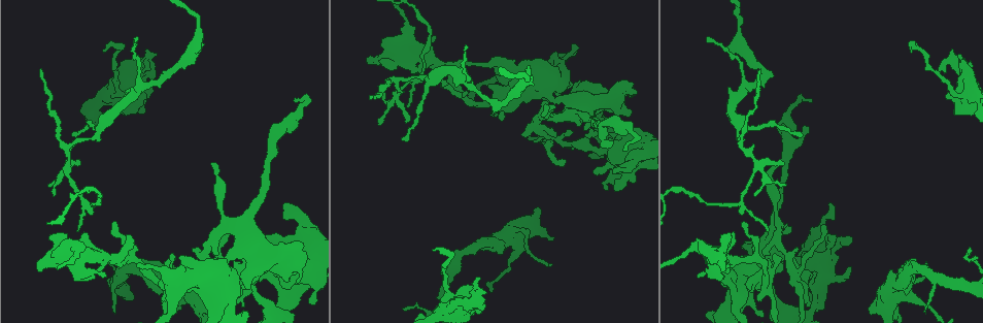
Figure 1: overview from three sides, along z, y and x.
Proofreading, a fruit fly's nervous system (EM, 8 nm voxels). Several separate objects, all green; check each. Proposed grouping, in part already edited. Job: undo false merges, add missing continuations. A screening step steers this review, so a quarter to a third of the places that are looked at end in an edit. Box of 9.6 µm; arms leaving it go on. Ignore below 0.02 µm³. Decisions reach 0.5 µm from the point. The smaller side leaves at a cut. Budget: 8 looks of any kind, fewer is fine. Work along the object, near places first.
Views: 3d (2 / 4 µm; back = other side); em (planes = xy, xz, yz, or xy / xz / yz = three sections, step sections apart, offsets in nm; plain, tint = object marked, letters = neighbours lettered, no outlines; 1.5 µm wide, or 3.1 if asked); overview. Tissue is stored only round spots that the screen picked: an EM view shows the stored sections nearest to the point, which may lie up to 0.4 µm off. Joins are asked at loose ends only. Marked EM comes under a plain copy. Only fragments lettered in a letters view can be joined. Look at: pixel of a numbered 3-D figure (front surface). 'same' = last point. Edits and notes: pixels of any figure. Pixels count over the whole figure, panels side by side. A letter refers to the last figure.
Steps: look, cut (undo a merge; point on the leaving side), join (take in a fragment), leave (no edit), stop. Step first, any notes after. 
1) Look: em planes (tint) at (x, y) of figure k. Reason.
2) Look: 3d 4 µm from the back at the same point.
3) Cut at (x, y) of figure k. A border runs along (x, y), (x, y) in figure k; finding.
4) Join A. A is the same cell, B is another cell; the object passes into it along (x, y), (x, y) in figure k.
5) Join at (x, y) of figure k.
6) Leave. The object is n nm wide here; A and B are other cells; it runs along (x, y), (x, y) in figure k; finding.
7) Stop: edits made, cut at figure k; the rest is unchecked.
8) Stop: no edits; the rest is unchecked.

Look: 3d 4 µm from the back at (764, 67) of figure 1. Calibre changes.

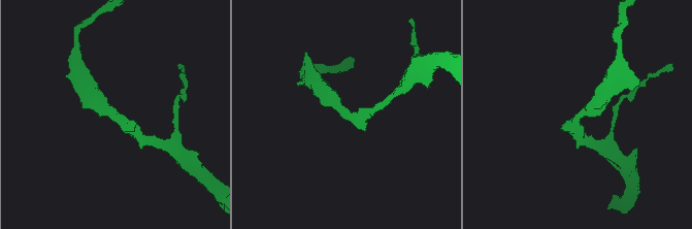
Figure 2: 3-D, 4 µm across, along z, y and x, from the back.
Look: em xy step 8 (tint) at (115, 117) of figure 2. Now the EM.

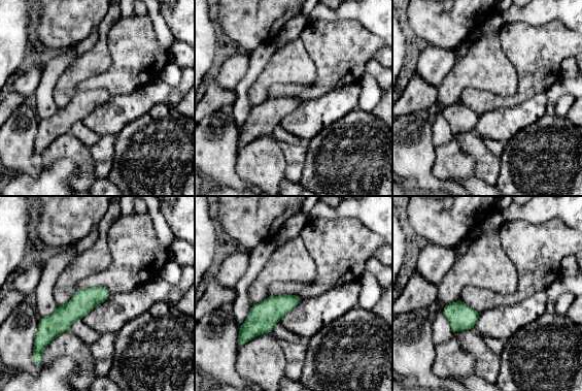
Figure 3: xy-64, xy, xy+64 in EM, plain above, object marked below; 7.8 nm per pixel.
Look: em planes (letters) at the same point. Cut it another way.

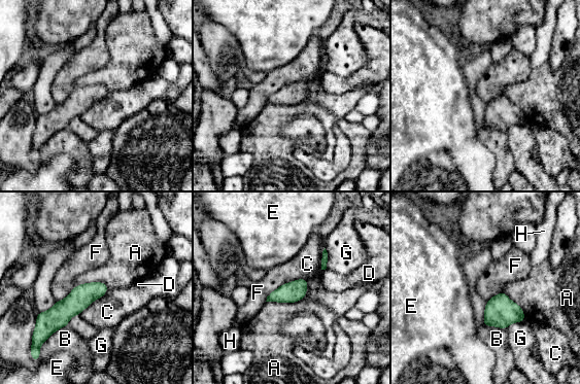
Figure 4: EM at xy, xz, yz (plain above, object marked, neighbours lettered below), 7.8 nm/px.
Leave. The longest contact is with A, 320 nm; A, B, C, D, E, F, G and H are other cells; it runs along (104, 287), (41, 322) in figure 4; all the same neuron.

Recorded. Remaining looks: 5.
Look: 3d 4 µm at (75, 163) of figure 1. Thin end.

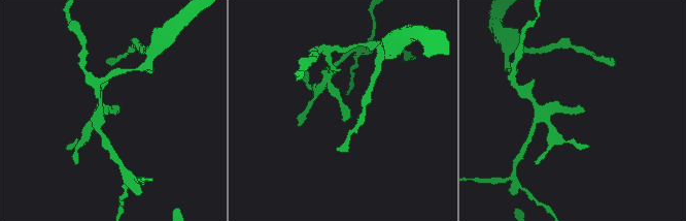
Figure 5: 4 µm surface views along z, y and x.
Look: em yz step 8 (tint) at (111, 112) of figure 5. Now the EM.

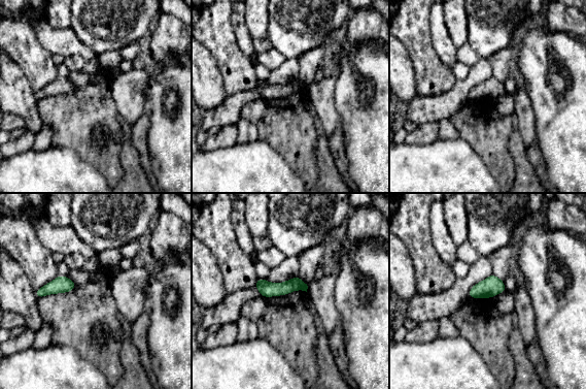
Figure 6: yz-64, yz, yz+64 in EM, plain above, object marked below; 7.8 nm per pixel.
Look: em planes (letters) at the same point.

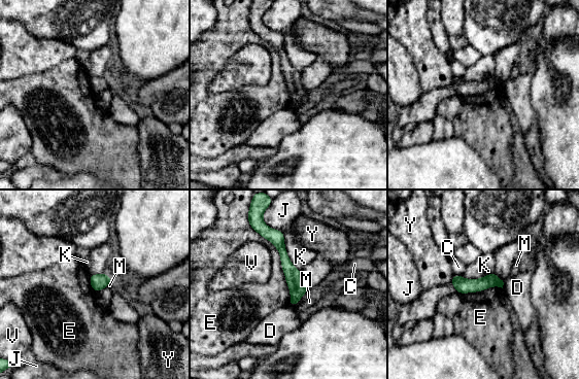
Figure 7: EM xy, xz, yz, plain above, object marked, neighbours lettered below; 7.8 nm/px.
Leave. C, D, E, J, K, M, V and Y are other cells; no lettered fragment goes on from it.

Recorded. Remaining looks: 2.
Look: em planes (letters) at (172, 273) of figure 1. Calibre changes.

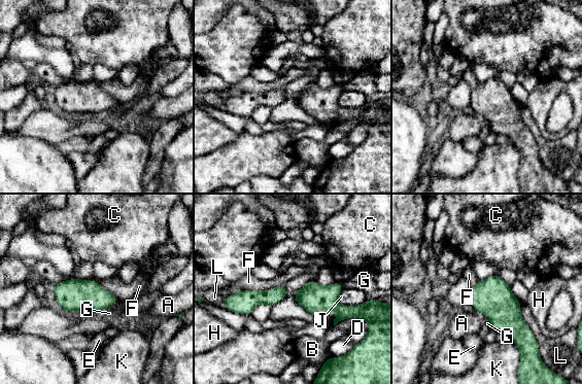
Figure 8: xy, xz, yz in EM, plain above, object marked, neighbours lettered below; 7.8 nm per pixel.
Leave. The object is 140 nm wide here; A, B, C, D, E, F, G, H, J, K and L are other cells; a border runs along (74, 277), (95, 280), (118, 301) in figure 8; all the same neuron.

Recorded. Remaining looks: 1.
Stop: no edits; the rest is unchecked.

